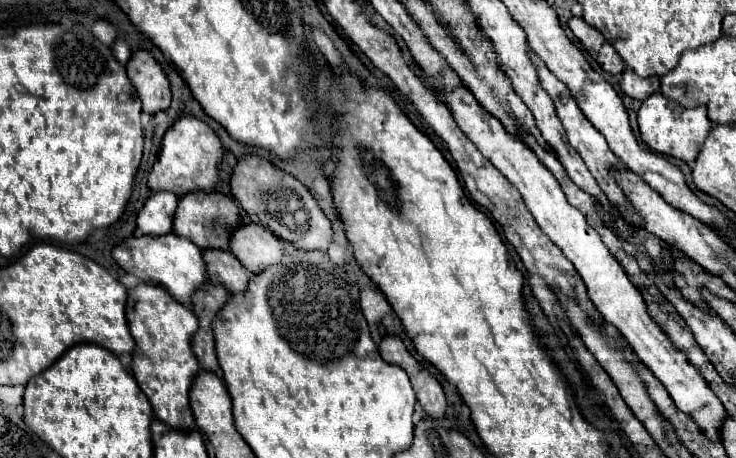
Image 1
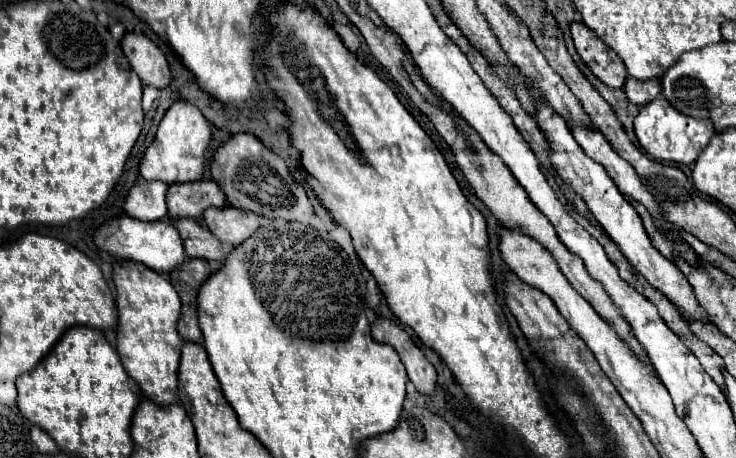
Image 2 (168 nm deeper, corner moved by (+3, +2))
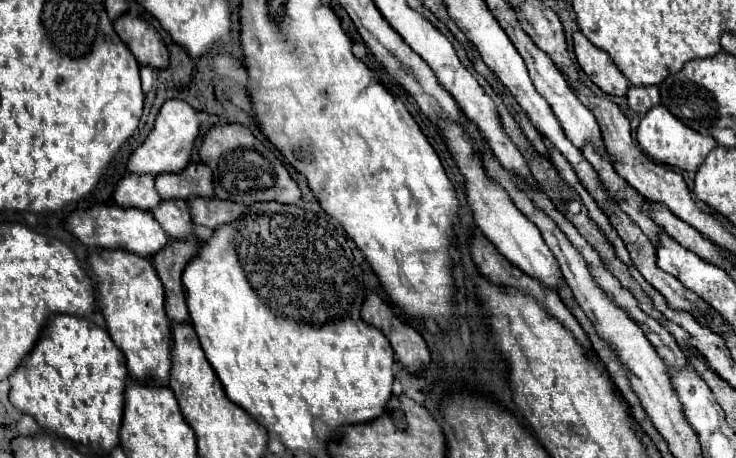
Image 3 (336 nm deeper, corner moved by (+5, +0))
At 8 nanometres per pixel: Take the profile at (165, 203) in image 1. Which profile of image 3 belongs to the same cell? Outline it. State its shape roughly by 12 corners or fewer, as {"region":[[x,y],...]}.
{"region":[[124,174],[114,190],[122,208],[150,212],[162,198],[154,176]]}

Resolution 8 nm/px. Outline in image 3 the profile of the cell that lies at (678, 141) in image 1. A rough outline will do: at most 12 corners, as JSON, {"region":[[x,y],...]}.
{"region":[[664,106],[642,116],[636,140],[656,162],[696,172],[716,146]]}

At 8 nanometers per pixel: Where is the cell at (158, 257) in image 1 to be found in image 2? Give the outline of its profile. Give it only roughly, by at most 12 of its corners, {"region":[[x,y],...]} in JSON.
{"region":[[124,214],[94,242],[116,258],[172,272],[186,260],[178,230]]}

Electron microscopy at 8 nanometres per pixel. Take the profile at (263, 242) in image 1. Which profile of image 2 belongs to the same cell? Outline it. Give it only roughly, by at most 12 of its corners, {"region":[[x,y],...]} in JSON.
{"region":[[208,208],[208,230],[238,246],[260,228],[254,212]]}

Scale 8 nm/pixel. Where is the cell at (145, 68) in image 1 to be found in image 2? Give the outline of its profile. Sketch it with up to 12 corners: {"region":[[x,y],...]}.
{"region":[[128,32],[120,46],[144,84],[166,88],[164,52],[144,34]]}

